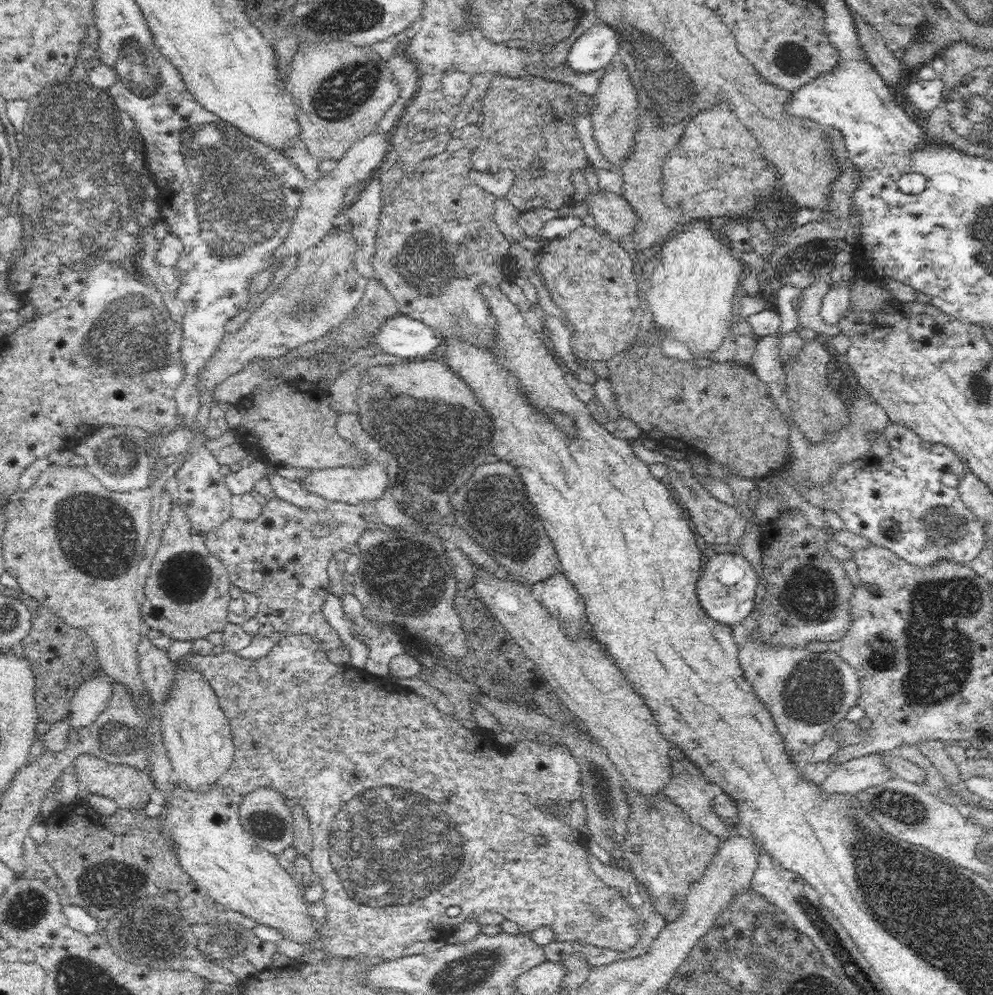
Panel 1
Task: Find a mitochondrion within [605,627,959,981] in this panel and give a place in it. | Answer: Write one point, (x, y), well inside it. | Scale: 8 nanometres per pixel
(812, 689)

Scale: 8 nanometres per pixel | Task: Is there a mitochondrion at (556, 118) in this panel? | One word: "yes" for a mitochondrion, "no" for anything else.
no

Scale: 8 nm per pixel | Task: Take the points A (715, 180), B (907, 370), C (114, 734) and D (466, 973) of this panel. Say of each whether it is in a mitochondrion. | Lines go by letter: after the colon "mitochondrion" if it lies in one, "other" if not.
A: other
B: other
C: mitochondrion
D: mitochondrion

